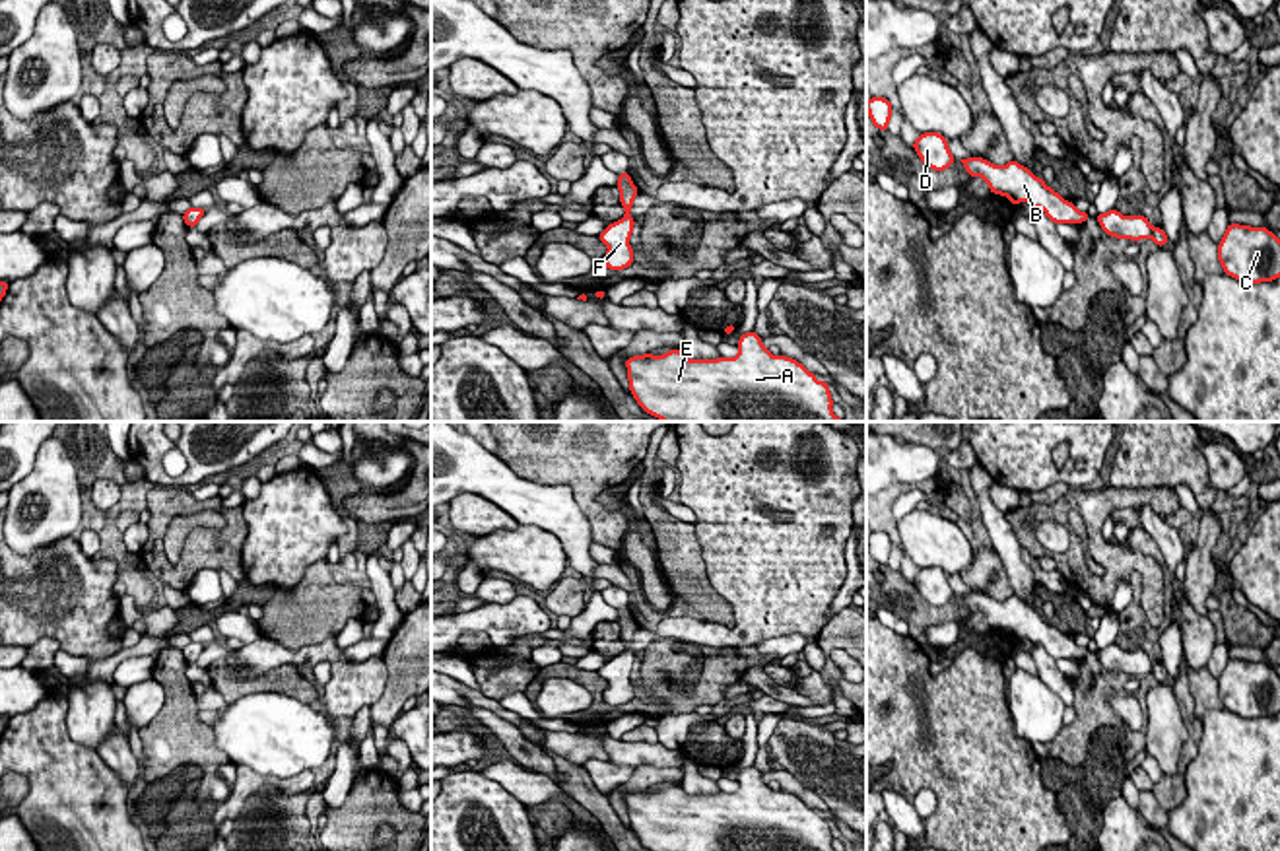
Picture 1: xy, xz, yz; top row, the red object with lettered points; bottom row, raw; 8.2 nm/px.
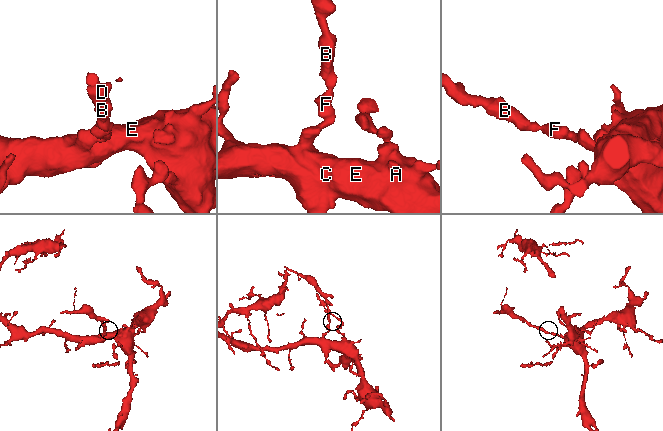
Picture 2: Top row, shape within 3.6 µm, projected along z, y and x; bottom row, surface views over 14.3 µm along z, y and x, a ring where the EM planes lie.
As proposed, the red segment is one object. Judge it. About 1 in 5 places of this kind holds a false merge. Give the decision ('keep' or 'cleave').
keep

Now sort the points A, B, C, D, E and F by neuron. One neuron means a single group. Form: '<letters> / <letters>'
A B C D E F

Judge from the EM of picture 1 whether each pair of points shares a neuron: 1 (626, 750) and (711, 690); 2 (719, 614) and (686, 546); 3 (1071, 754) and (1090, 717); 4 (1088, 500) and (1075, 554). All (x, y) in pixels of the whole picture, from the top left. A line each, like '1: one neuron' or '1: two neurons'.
1: two neurons
2: one neuron
3: one neuron
4: one neuron

